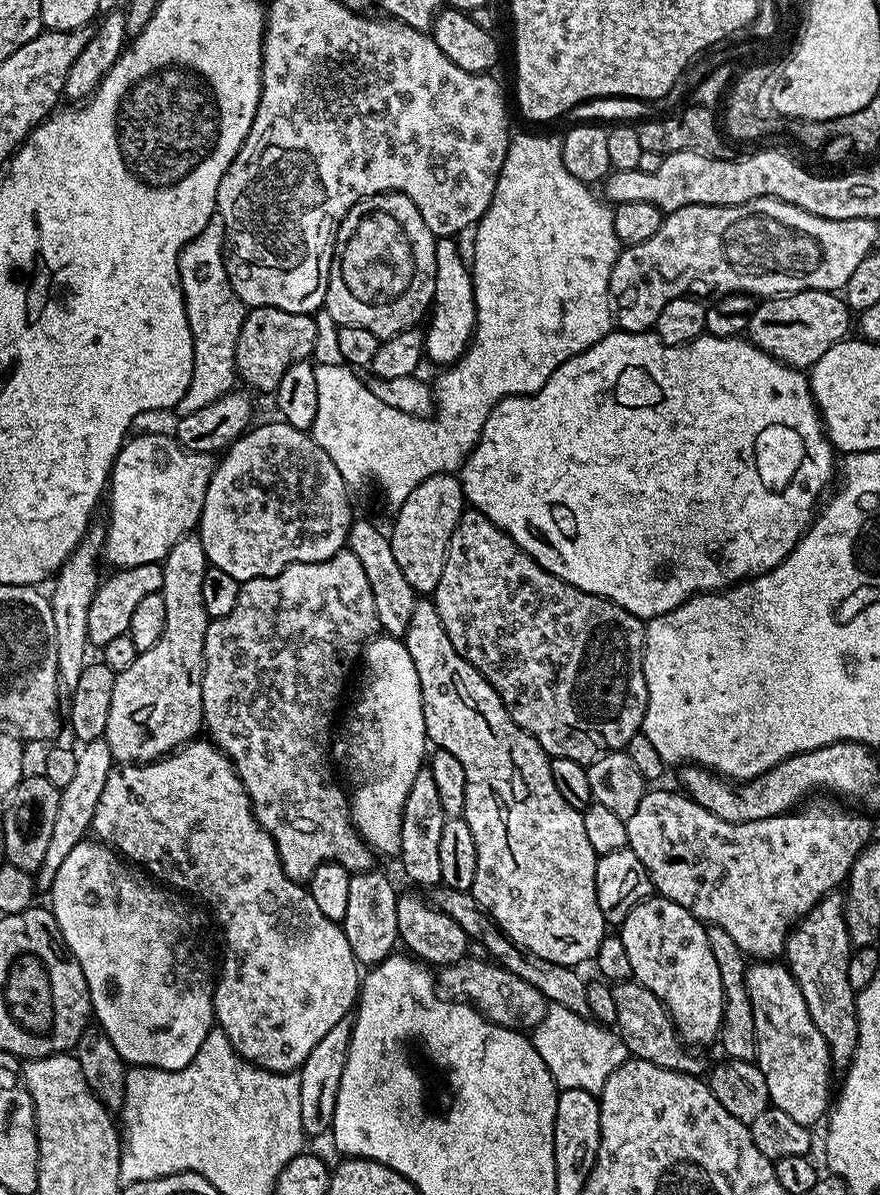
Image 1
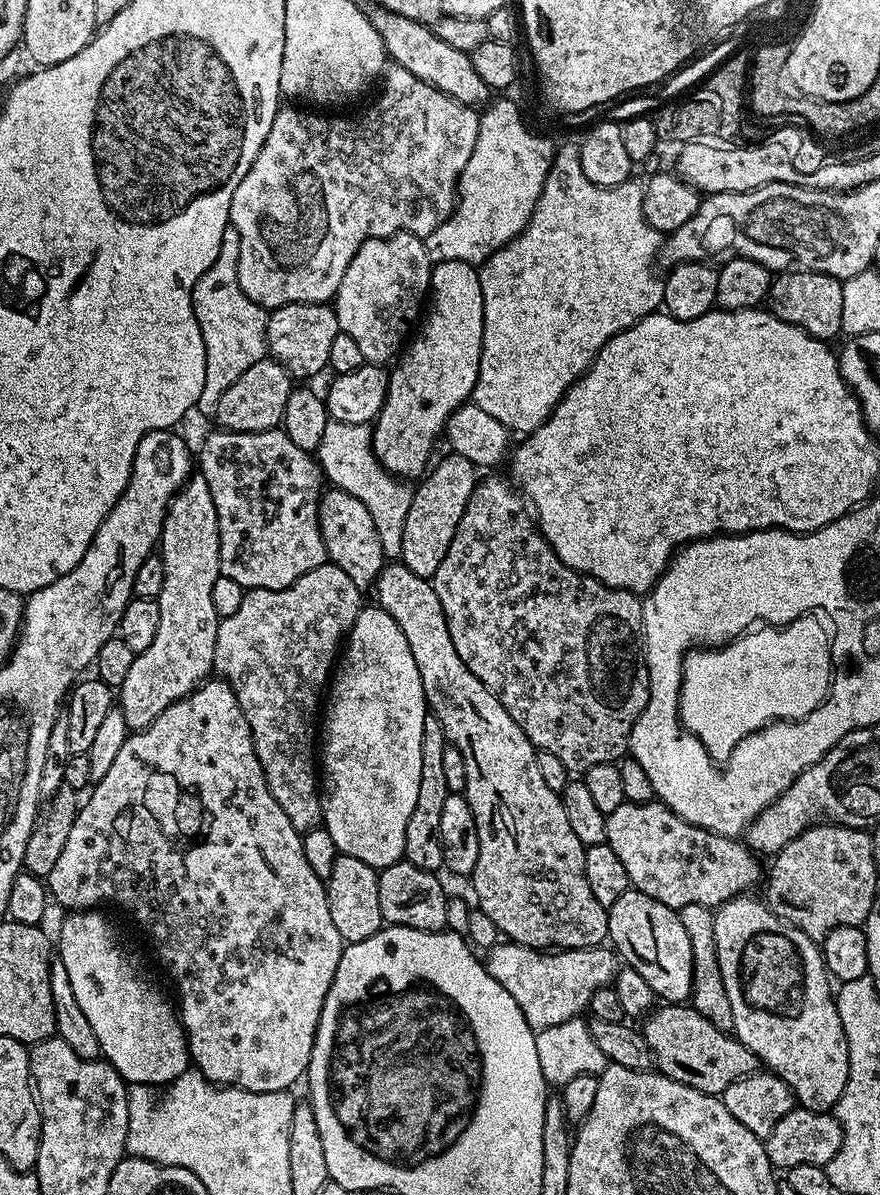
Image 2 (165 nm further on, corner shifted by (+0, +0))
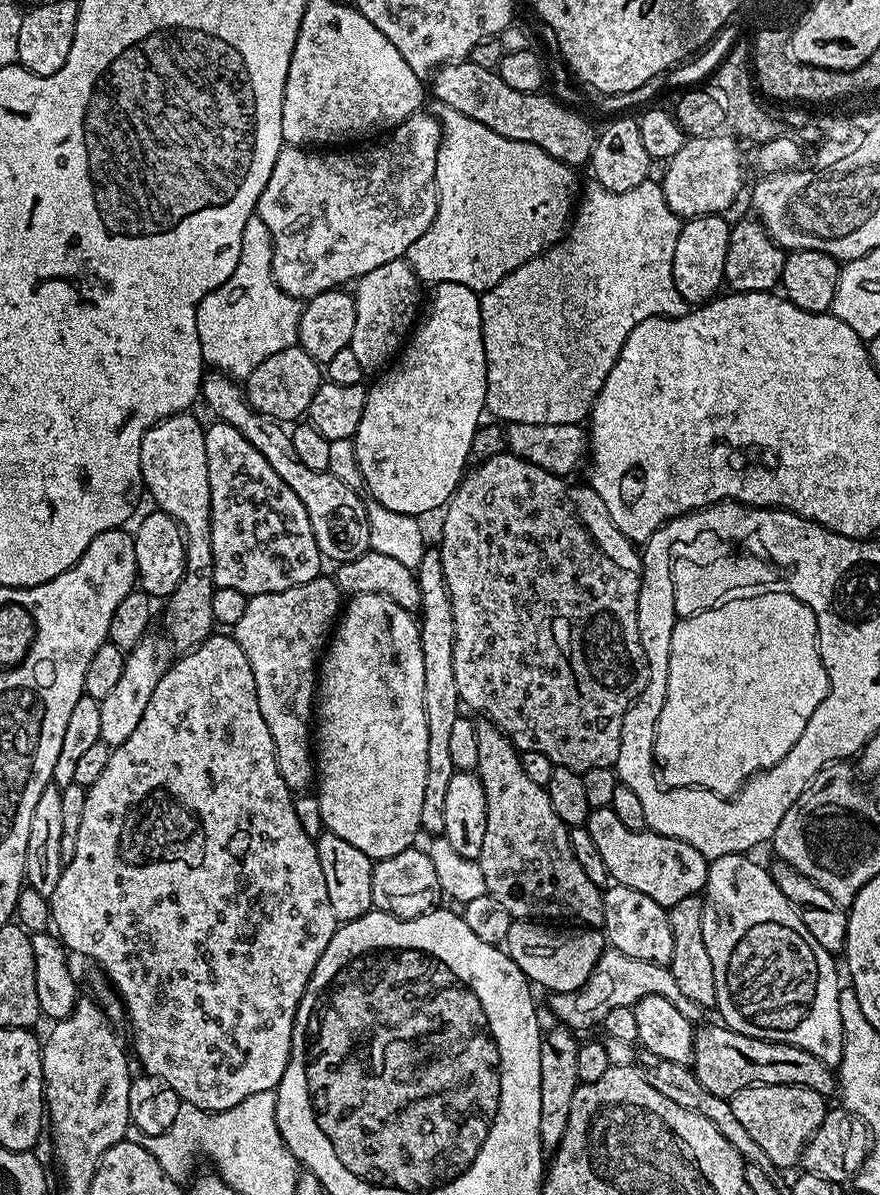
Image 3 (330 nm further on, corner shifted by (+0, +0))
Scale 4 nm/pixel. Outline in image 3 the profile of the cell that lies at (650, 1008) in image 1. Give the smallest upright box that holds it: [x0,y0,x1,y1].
[692,1023,838,1098]

